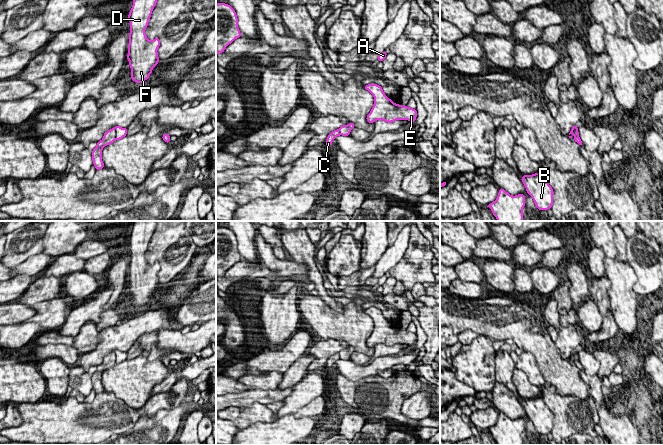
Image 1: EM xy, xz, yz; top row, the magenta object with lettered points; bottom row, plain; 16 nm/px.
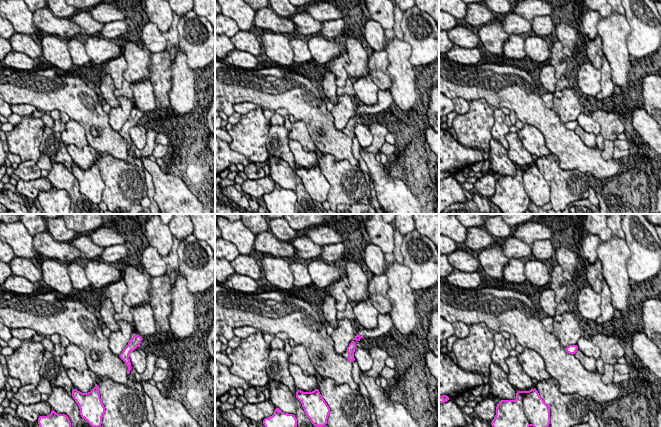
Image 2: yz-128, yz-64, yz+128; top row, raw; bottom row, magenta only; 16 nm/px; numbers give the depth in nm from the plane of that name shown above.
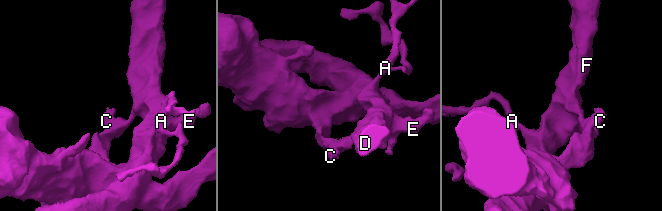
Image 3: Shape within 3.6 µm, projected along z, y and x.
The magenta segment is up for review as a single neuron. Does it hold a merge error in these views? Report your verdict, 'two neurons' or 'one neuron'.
two neurons

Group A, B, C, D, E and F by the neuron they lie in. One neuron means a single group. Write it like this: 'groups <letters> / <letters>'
groups A D E F / B C

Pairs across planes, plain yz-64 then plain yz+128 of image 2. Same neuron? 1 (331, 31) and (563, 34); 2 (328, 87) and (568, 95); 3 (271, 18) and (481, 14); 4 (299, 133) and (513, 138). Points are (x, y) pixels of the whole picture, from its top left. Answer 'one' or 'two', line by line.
1: two
2: two
3: one
4: two

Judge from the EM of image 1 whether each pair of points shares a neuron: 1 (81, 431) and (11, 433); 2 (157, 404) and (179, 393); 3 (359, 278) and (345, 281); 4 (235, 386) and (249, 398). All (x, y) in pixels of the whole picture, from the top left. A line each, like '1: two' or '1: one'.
1: one
2: one
3: one
4: two

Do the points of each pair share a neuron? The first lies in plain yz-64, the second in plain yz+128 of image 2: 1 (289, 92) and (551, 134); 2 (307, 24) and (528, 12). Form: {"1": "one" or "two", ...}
{"1": "one", "2": "two"}

